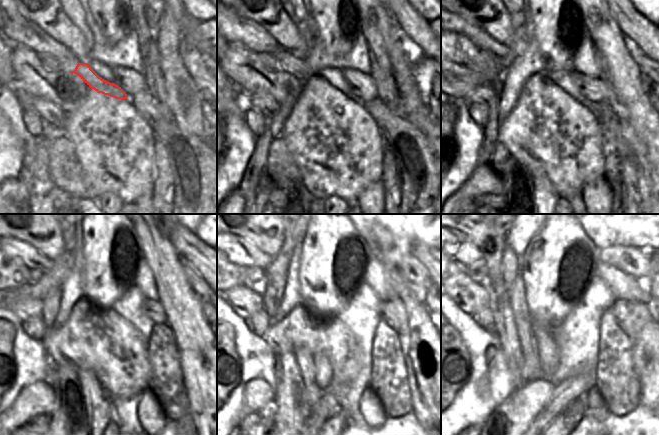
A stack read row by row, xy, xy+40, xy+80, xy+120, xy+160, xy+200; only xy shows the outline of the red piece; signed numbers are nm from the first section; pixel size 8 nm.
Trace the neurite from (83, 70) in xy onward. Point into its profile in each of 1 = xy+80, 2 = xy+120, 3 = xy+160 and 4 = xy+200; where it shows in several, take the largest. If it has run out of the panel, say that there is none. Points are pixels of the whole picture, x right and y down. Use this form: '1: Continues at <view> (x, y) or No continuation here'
1: Continues at xy+80 (479, 36)
2: Continues at xy+120 (13, 247)
3: Continues at xy+160 (238, 250)
4: Continues at xy+200 (461, 249).

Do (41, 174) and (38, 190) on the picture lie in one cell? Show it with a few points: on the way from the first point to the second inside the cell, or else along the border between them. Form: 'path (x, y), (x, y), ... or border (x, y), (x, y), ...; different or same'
path (40, 178), (40, 186); same

